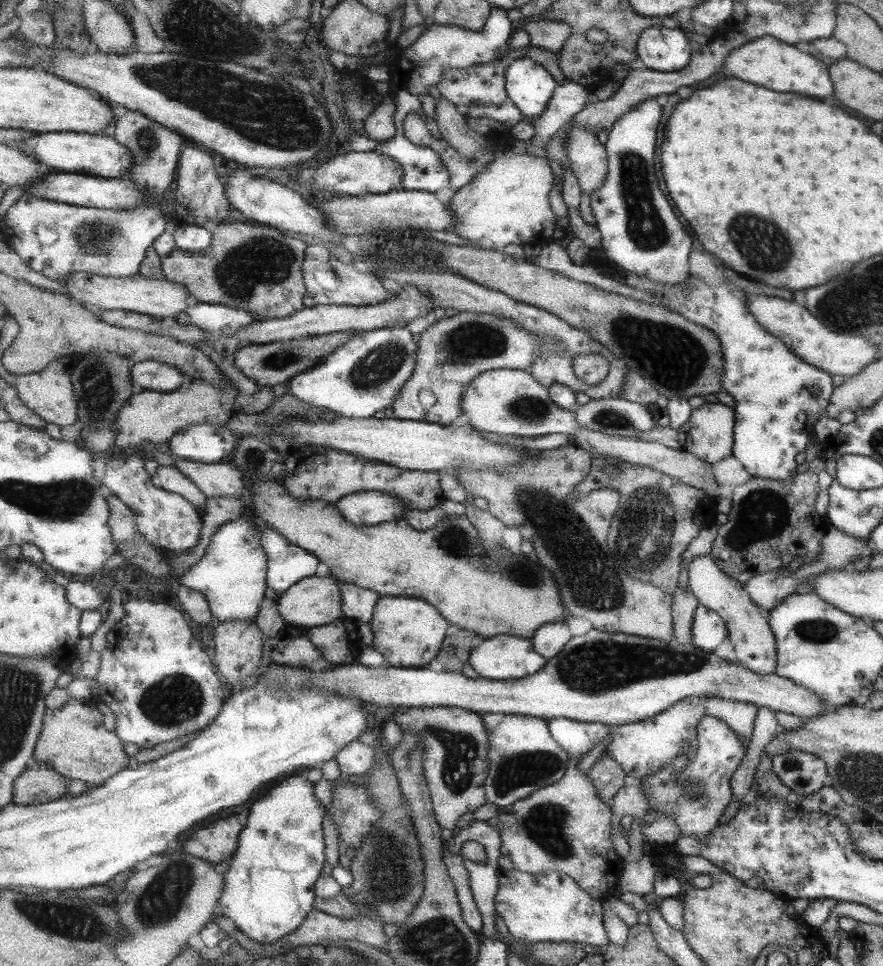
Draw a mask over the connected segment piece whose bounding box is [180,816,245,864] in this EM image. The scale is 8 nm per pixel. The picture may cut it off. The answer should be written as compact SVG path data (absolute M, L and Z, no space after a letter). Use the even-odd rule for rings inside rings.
M237 816L219 819L204 828L191 834L189 840L184 842L180 850L191 853L212 863L231 860L239 848L240 834L245 825Z

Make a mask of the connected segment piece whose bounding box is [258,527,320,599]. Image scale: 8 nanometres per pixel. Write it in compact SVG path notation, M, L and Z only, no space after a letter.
M258 528L258 536L269 559L267 583L277 599L301 580L317 574L320 561L315 553L291 544L273 528Z

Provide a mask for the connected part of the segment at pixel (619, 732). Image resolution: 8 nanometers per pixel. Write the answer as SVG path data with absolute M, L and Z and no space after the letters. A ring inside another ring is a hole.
M717 696L682 699L674 707L667 708L647 722L609 727L607 736L611 738L611 741L606 746L605 752L620 764L630 782L639 784L639 780L644 780L644 776L654 774L664 764L671 764L675 756L683 754L689 759L694 754L698 747L698 721L704 716L717 717L719 720L725 721L737 734L738 739L742 741L742 747L746 748L751 738L751 728L753 728L753 720L755 720L757 710L758 706L755 704L737 702L737 700L721 700ZM683 740L689 742L689 745L682 747L680 742Z

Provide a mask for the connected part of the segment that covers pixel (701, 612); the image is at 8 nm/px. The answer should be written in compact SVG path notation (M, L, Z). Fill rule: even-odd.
M699 605L691 624L691 642L703 651L712 652L721 640L725 640L725 626L718 613Z

